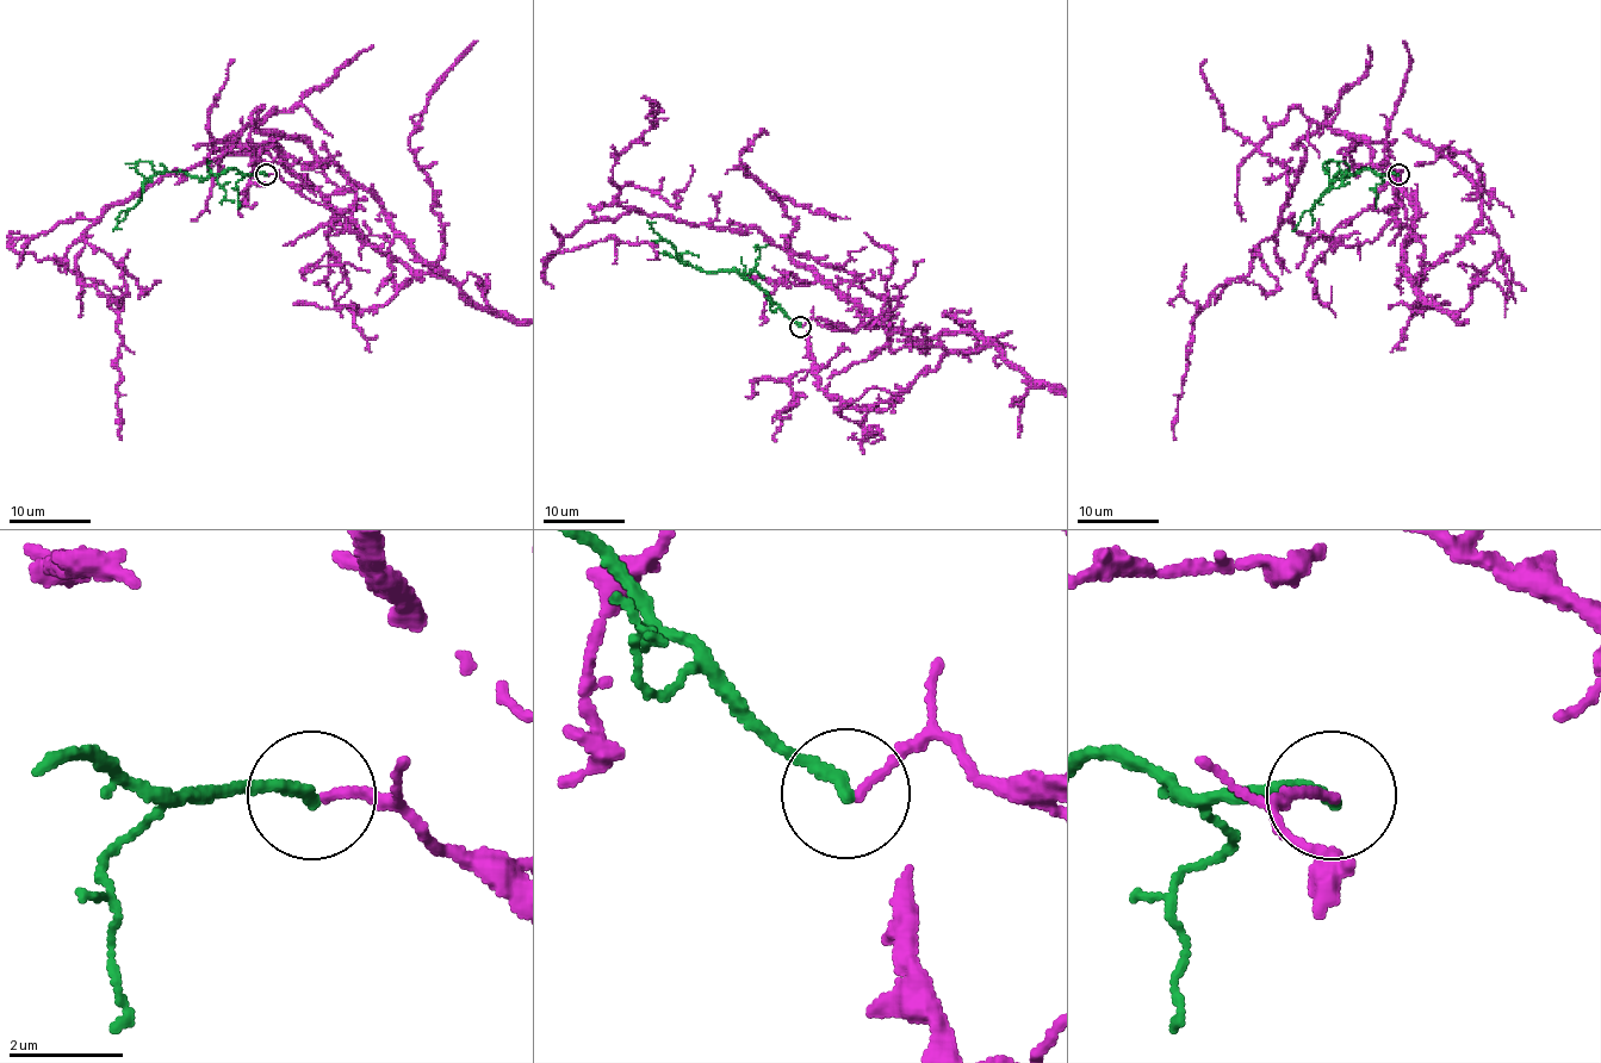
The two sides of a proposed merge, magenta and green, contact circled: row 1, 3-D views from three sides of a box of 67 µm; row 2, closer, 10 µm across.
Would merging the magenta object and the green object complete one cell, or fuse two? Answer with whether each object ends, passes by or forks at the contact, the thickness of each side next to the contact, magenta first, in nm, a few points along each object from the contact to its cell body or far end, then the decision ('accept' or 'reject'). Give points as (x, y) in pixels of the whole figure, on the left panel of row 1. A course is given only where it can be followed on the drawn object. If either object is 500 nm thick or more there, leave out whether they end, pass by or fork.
magenta ends | green ends | 140/240 nm | magenta via (266, 174), (336, 211), (357, 192), (303, 141), (246, 126), (85, 232), (76, 272), (117, 312), (122, 440) | green via (266, 174), (230, 169), (191, 178), (162, 172), (119, 215), (113, 231) | reject

